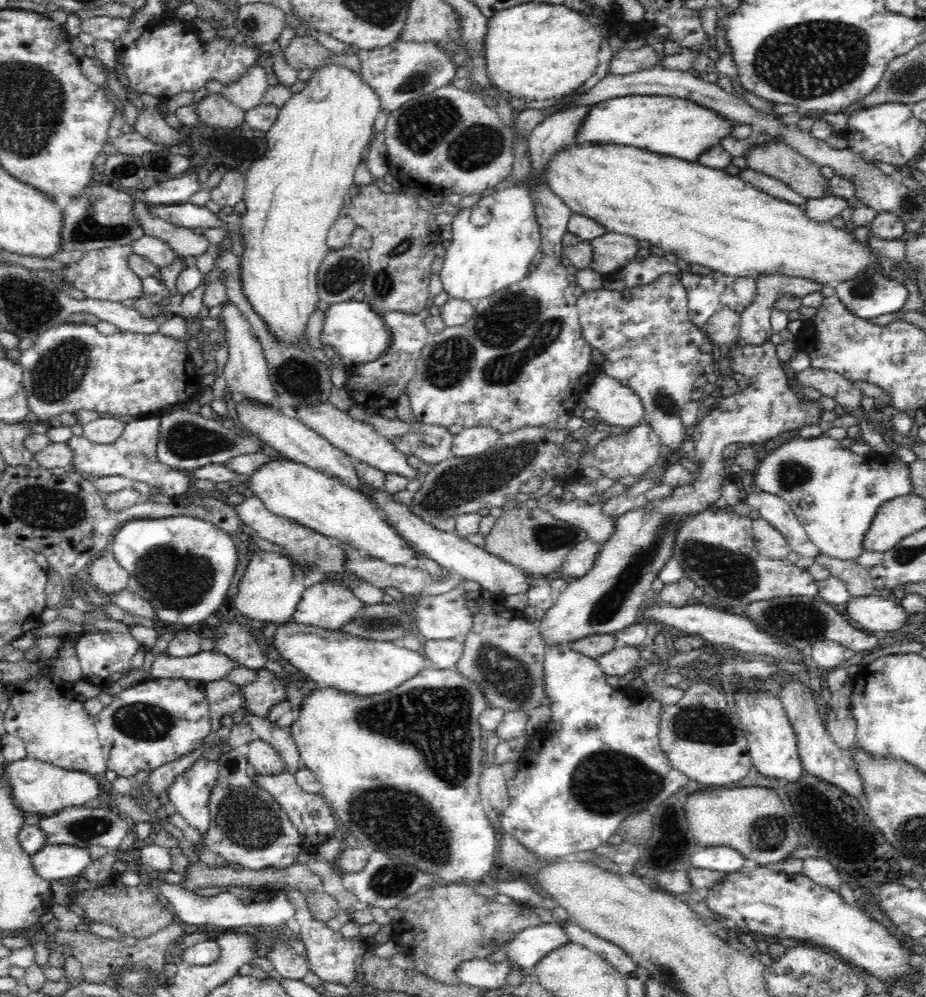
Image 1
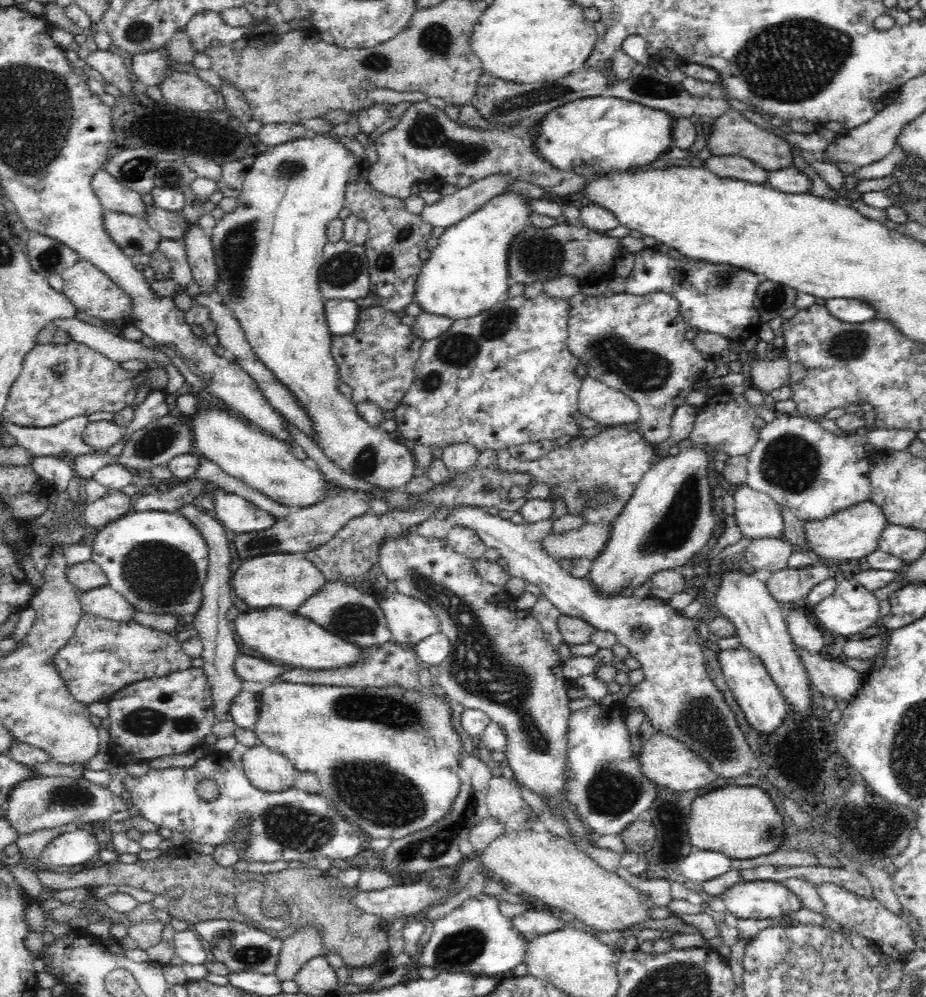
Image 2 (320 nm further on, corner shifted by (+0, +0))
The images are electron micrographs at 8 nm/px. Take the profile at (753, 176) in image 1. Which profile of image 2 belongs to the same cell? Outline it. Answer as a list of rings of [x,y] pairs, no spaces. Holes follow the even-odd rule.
[[[711,155],[704,161],[703,166],[726,178],[742,179],[744,182],[758,185],[766,185],[769,182],[769,171],[747,158]]]

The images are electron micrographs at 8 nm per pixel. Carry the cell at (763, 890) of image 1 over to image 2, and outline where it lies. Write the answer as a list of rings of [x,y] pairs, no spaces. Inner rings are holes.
[[[740,880],[719,896],[725,902],[727,915],[734,919],[773,919],[804,907],[801,899],[780,882]]]

